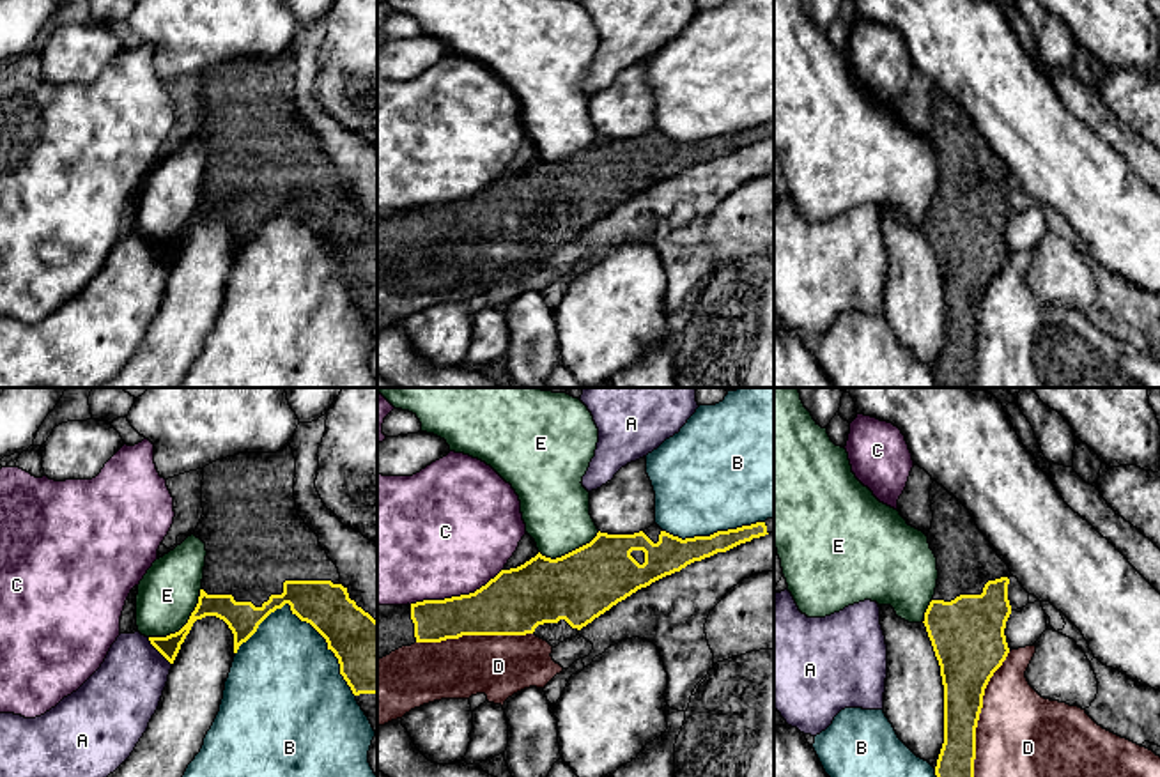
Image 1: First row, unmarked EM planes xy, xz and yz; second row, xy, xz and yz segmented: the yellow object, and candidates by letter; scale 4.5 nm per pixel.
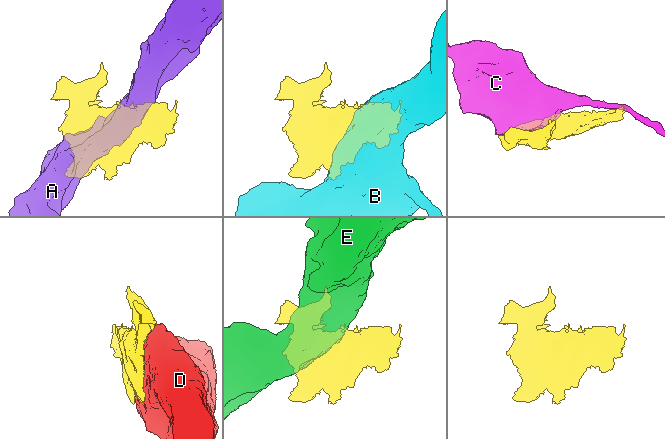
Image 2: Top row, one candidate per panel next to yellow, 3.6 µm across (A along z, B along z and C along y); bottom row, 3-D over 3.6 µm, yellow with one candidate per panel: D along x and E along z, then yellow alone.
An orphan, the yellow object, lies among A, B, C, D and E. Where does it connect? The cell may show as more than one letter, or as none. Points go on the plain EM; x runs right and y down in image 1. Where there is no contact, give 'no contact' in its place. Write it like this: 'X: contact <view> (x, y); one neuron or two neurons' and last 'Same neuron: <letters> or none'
A: contact xy (158, 253); two neurons
B: contact xy (307, 225); two neurons
C: contact xz (456, 200); two neurons
D: contact yz (978, 321); two neurons
E: contact xy (186, 227); two neurons
Same neuron: none

